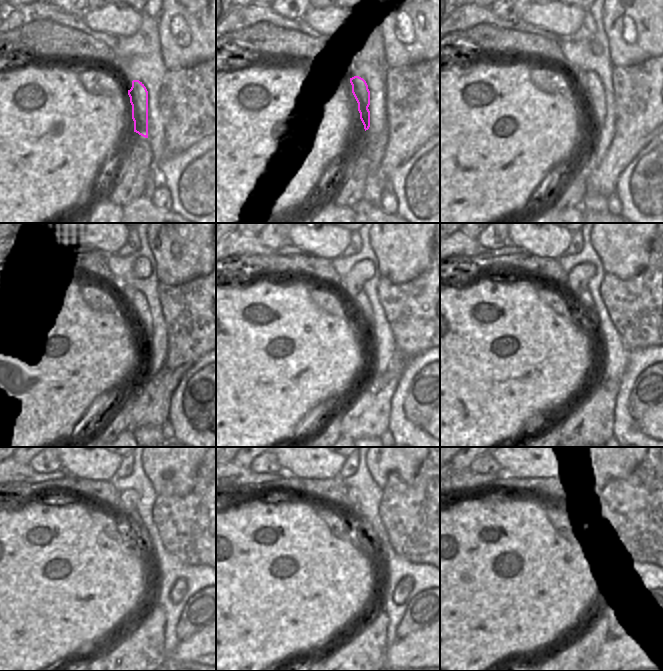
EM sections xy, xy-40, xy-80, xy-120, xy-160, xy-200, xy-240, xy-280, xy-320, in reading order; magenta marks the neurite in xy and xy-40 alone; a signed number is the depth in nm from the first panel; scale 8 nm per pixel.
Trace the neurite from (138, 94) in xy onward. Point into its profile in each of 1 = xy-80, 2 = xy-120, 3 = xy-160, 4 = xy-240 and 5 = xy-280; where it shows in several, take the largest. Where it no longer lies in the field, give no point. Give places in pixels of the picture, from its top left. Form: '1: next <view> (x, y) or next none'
1: next xy-80 (580, 76)
2: next xy-120 (127, 292)
3: next xy-160 (351, 285)
4: next xy-240 (129, 498)
5: next xy-280 (353, 493)

